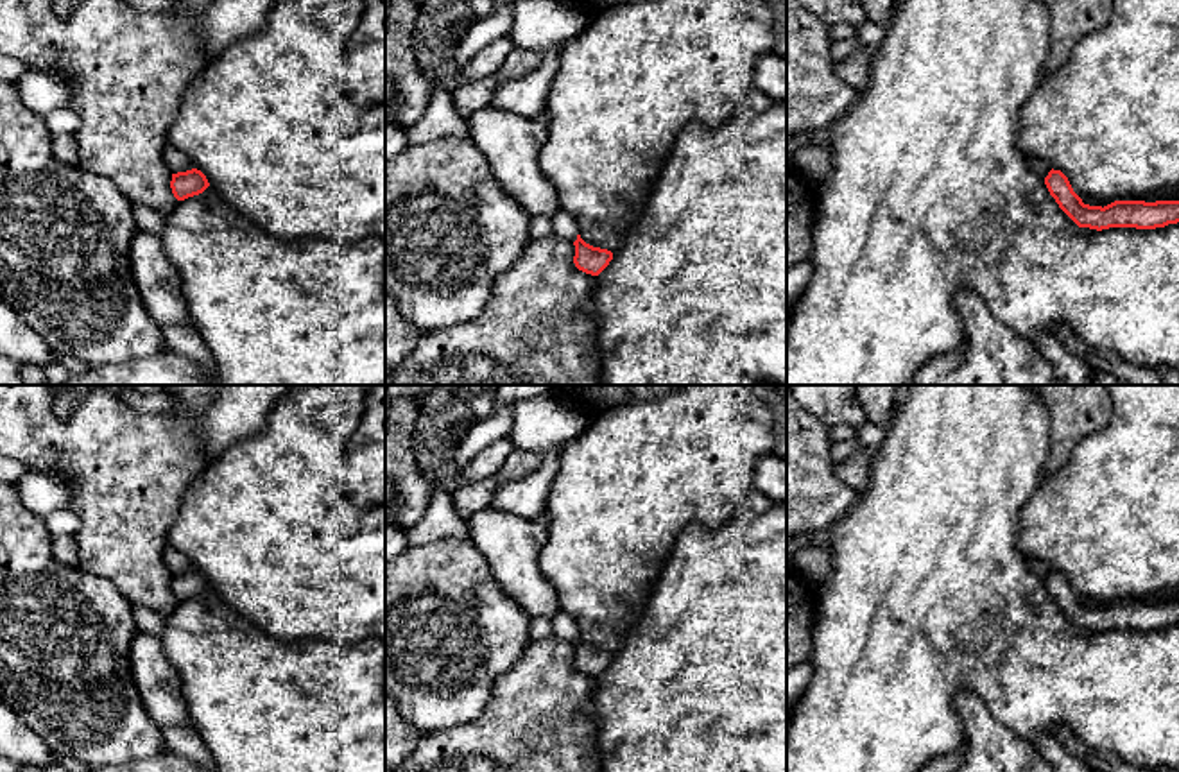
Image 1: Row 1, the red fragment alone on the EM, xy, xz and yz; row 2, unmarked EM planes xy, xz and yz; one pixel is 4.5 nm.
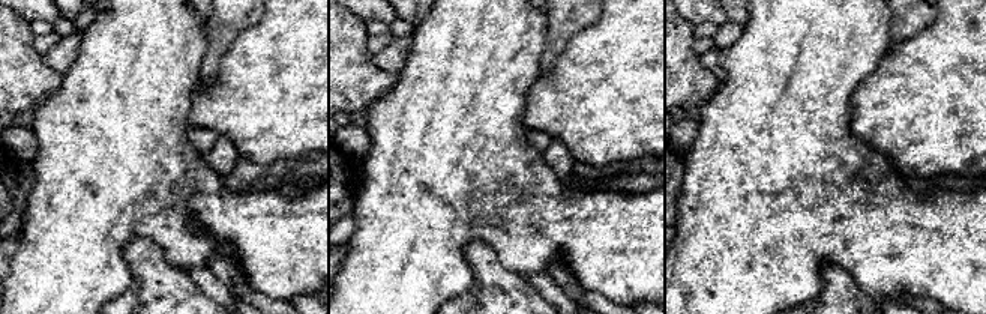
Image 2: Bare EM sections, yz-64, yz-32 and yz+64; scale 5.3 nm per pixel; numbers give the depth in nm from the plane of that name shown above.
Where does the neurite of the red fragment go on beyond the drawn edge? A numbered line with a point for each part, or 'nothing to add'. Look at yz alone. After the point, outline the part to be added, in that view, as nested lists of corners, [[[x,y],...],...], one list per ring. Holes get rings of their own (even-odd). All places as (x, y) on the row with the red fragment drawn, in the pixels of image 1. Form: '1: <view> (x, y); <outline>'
nothing to add

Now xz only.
1: xz (563, 226); [[[559,208],[550,217],[550,224],[552,224],[552,235],[555,235],[555,236],[559,236],[563,240],[568,240],[568,242],[577,240],[579,226],[563,208]]]

